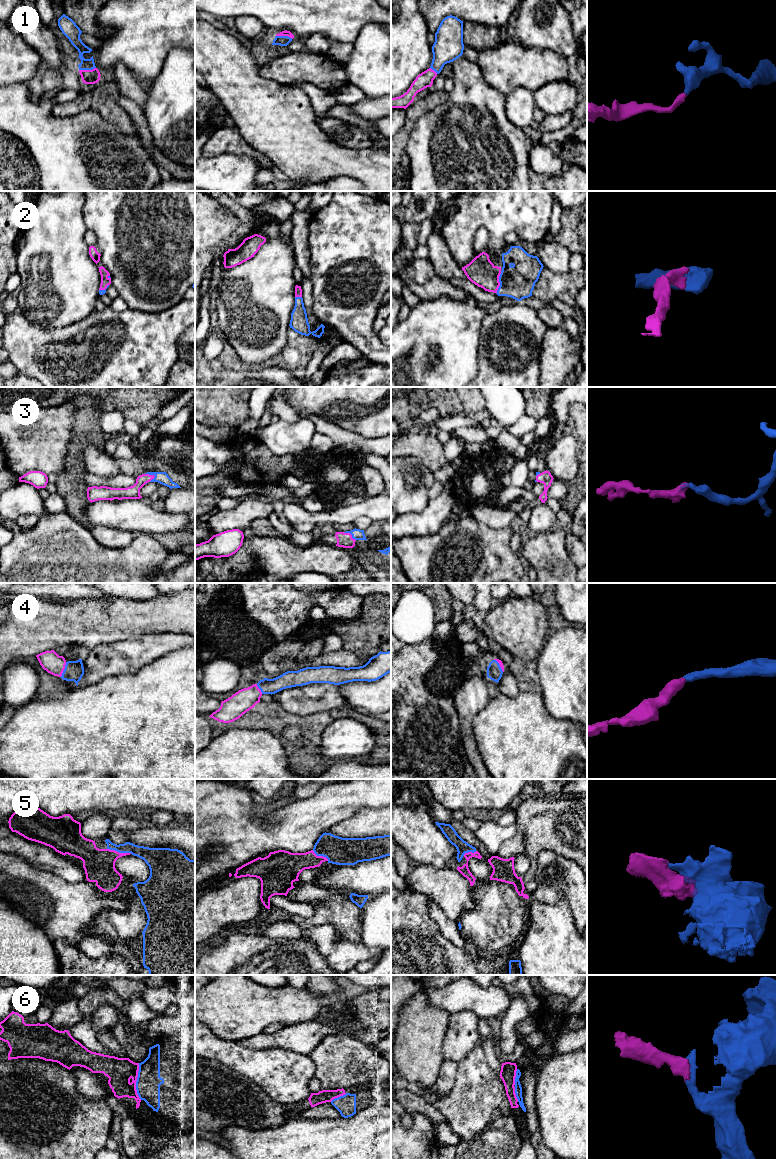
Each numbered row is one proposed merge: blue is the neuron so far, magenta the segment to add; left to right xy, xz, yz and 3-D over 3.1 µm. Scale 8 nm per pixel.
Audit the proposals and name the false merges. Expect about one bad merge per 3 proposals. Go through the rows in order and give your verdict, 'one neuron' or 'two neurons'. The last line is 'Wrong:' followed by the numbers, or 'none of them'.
1: one neuron
2: one neuron
3: one neuron
4: one neuron
5: one neuron
6: two neurons
Wrong: 6

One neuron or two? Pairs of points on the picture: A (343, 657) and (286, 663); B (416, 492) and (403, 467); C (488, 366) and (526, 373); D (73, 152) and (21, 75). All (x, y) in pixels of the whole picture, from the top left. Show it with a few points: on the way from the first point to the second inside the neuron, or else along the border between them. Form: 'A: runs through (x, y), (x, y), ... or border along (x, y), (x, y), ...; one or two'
A: runs through (329, 659), (300, 663); one
B: runs through (410, 486), (403, 479), (403, 473); one
C: runs through (497, 366), (506, 366), (513, 373), (517, 373); one
D: border along (23, 82), (10, 85); two

